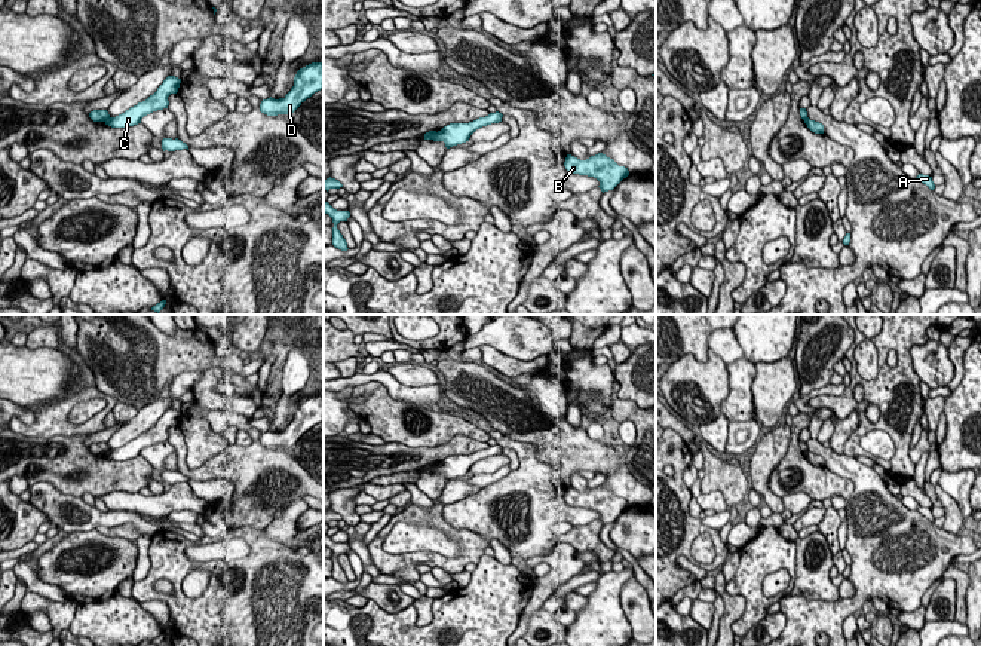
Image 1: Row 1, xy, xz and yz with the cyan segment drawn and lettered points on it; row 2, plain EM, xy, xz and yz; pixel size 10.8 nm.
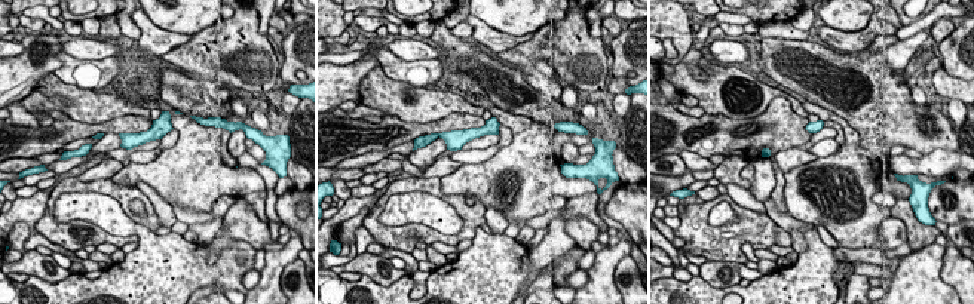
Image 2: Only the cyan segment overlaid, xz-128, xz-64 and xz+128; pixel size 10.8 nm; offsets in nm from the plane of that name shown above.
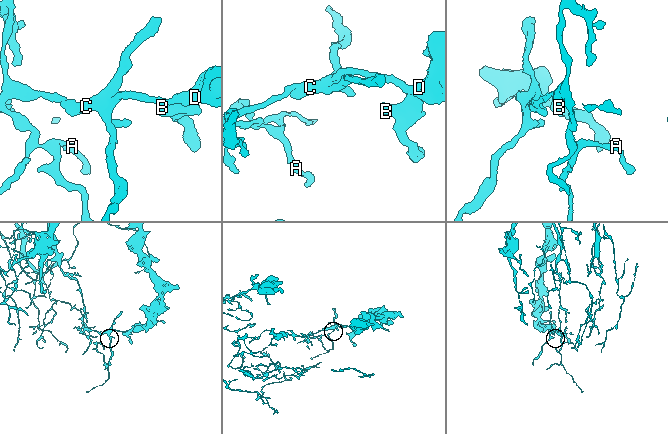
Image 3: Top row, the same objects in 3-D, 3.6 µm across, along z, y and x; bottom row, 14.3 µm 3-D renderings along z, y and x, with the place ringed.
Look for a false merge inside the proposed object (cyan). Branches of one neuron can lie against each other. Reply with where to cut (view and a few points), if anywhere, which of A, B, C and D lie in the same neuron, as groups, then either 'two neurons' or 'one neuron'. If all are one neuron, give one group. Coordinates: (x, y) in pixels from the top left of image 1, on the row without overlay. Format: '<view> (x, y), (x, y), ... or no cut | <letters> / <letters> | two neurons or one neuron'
xy (110, 450), (104, 453) | A / B C D | two neurons

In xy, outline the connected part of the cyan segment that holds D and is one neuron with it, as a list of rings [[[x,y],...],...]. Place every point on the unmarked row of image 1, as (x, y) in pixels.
[[[312,395],[297,404],[294,419],[283,431],[263,432],[260,444],[267,448],[291,447],[321,422],[324,422],[324,395]]]

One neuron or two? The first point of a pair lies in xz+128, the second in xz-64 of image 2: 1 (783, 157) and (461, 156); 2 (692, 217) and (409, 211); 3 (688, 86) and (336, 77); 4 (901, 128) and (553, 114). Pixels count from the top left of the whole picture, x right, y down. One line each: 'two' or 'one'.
1: two
2: two
3: two
4: one

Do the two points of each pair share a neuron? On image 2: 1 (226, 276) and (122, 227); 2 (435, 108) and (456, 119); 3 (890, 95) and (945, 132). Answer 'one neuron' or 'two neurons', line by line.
1: one neuron
2: two neurons
3: one neuron

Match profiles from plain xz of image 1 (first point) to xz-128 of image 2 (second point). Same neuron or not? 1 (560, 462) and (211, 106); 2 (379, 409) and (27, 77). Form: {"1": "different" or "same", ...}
{"1": "same", "2": "different"}

